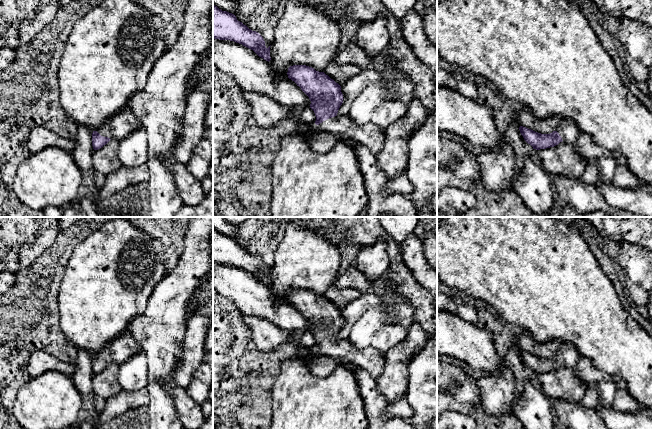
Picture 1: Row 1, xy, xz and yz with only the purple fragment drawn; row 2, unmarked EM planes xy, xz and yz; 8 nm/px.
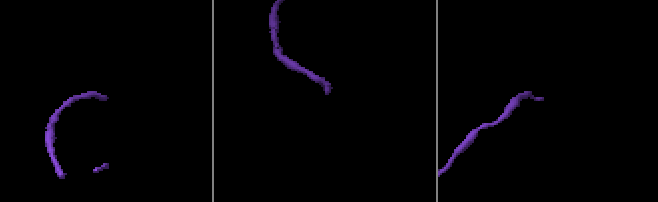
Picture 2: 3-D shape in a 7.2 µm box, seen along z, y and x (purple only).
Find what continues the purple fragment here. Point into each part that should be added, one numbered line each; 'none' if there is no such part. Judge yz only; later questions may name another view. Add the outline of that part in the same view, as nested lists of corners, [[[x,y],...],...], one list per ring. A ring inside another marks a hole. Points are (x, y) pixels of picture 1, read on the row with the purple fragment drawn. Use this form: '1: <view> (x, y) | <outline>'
1: yz (567, 129) | [[[560,119],[556,131],[559,133],[564,142],[572,146],[576,143],[580,134],[574,121],[570,119]]]

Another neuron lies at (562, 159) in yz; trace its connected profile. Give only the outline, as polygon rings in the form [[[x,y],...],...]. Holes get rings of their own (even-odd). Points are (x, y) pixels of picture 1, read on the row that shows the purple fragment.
[[[562,141],[558,145],[538,150],[541,166],[551,175],[564,175],[579,179],[588,166],[573,146]]]

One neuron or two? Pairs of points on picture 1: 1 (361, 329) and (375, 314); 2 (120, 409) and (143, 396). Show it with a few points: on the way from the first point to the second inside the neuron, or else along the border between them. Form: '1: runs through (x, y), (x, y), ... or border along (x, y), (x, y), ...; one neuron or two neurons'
1: runs through (365, 325), (372, 318); one neuron
2: runs through (126, 403), (137, 400); one neuron

